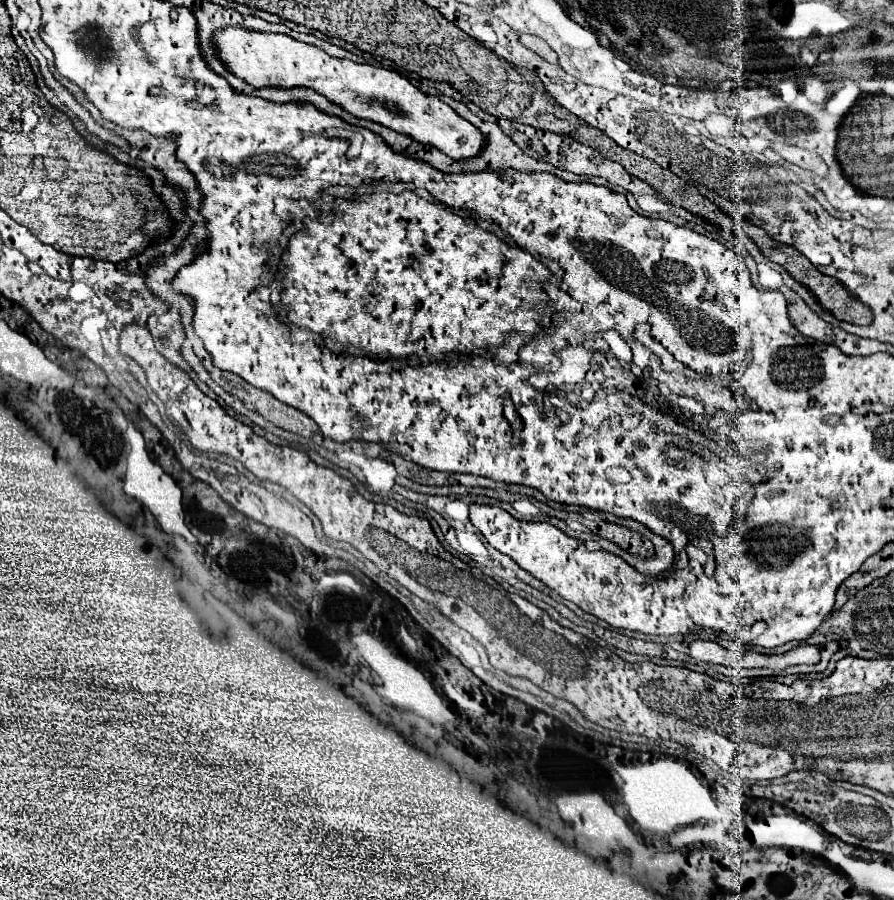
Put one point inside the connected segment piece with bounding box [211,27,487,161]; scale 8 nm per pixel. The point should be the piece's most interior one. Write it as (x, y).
(262, 59)

